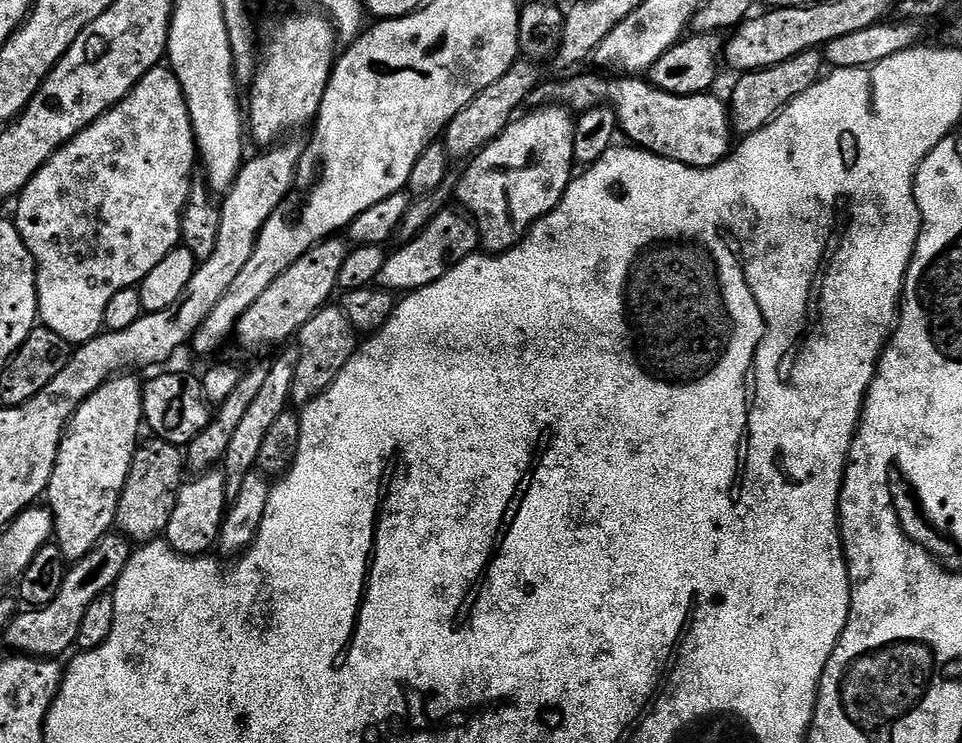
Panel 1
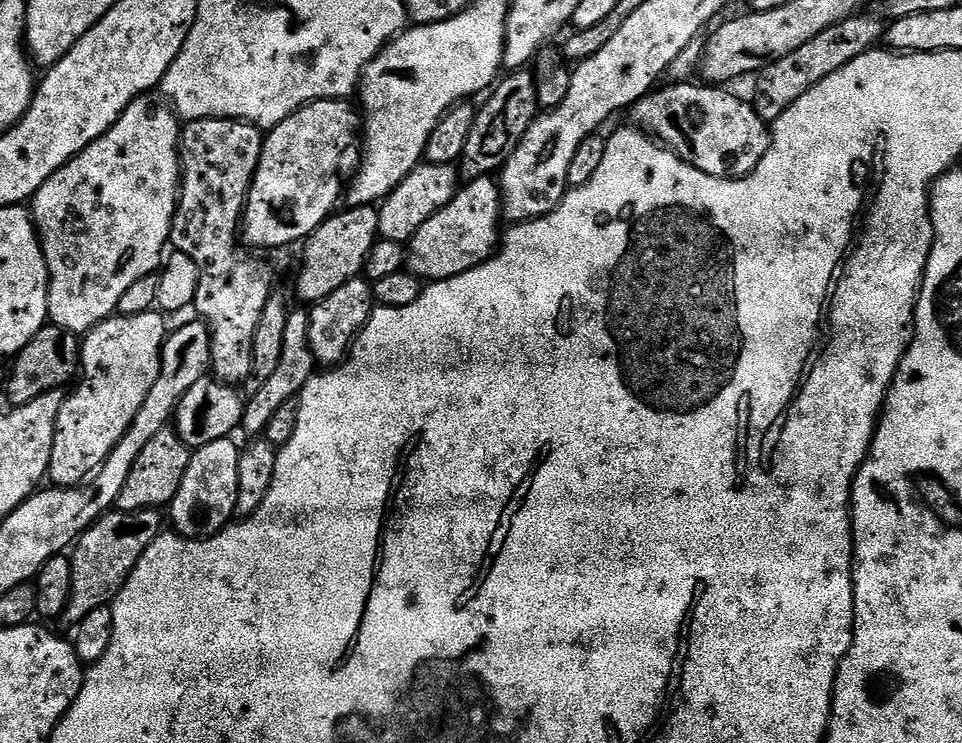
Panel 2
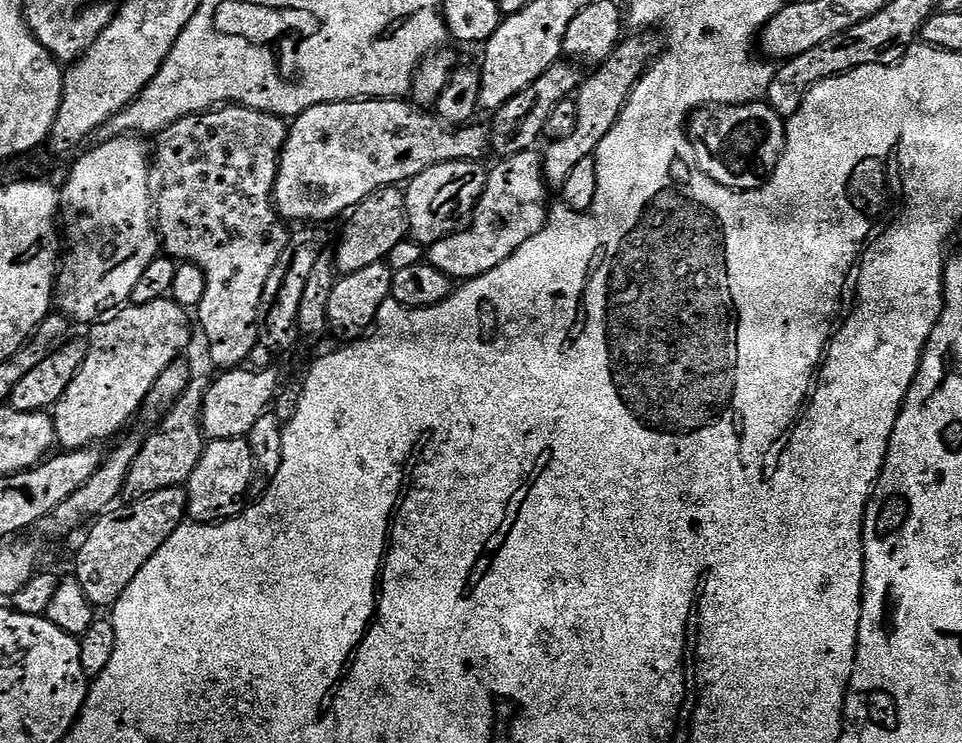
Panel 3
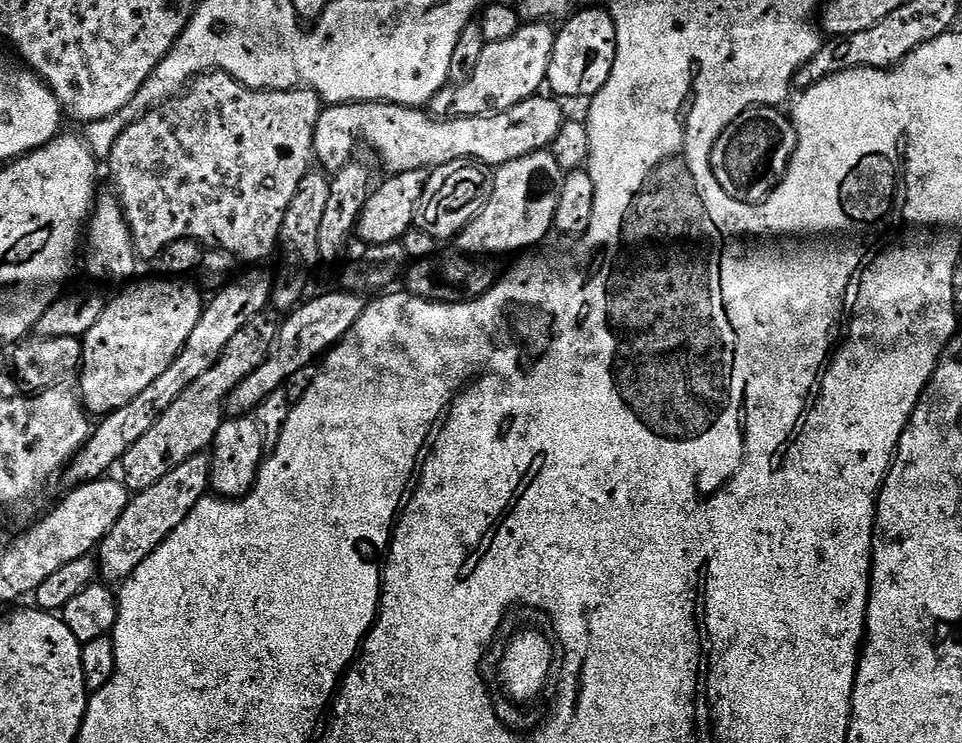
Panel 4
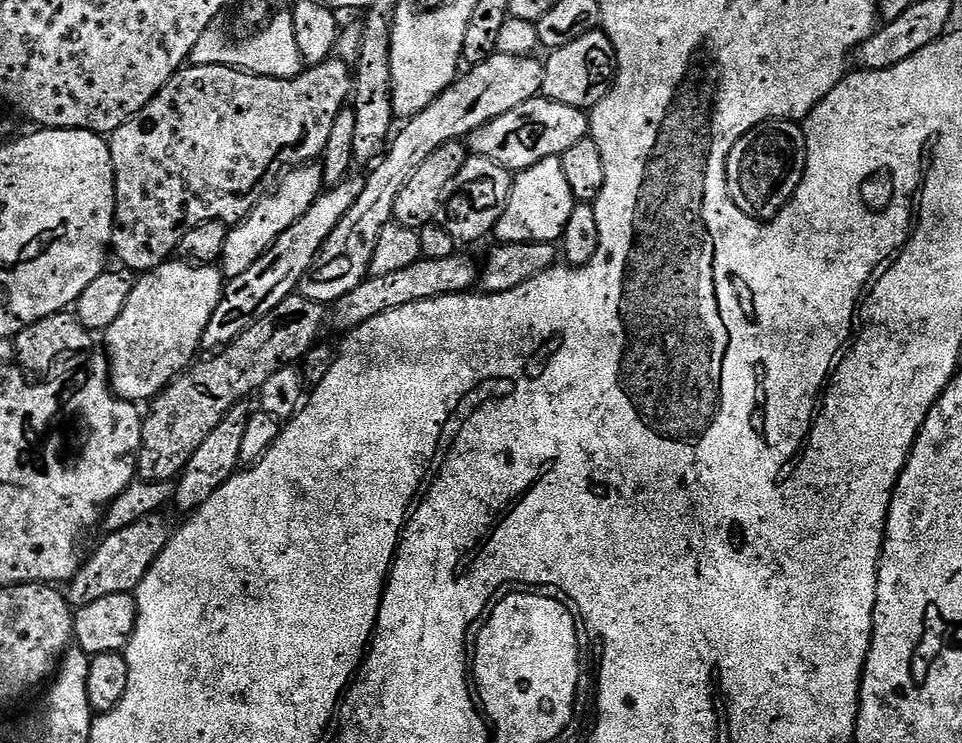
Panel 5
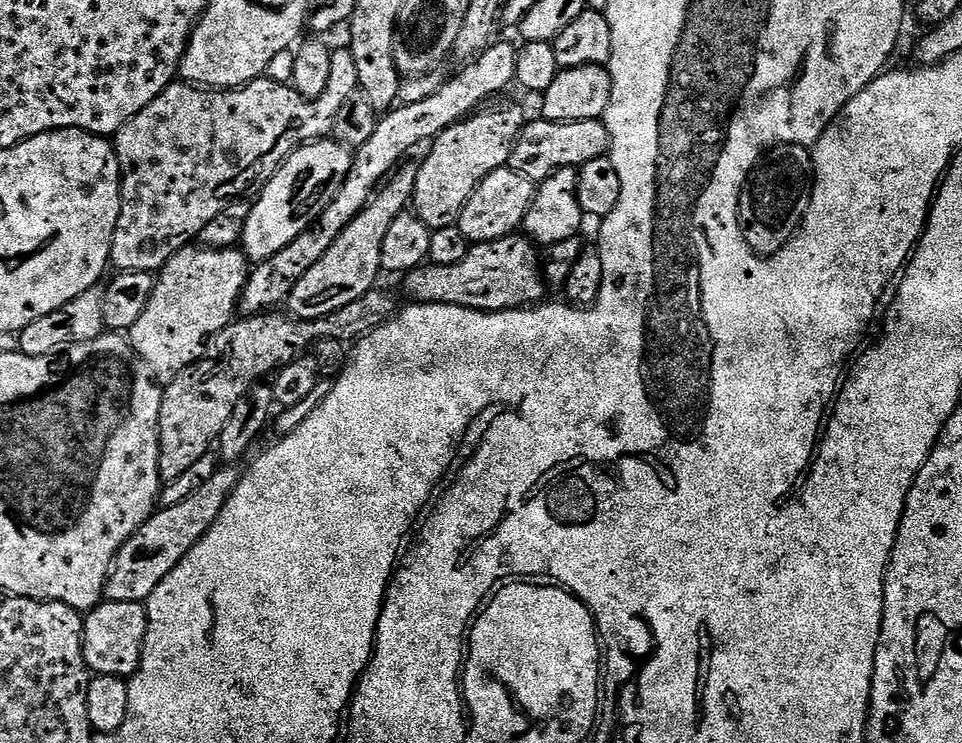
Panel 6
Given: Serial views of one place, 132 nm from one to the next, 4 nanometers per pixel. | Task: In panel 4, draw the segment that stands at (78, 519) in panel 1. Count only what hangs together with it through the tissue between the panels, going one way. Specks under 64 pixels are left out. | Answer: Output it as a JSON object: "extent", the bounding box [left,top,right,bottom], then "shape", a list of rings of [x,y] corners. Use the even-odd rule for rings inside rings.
{"extent":[78,278,205,417],"shape":[[[180,278],[155,279],[148,280],[145,284],[136,284],[133,288],[126,289],[121,296],[109,299],[104,305],[102,318],[98,318],[98,322],[94,322],[94,326],[90,326],[90,330],[82,338],[84,362],[78,376],[78,391],[85,412],[93,417],[107,417],[108,413],[126,406],[126,402],[134,402],[134,398],[138,398],[138,394],[142,394],[142,390],[146,390],[146,386],[154,382],[154,378],[166,374],[170,362],[178,358],[182,346],[186,346],[186,338],[190,338],[194,326],[198,326],[200,315],[204,313],[205,297],[200,297],[199,287],[196,289],[194,285],[188,284],[192,282],[185,282]],[[108,352],[124,352],[125,360],[119,360]]]}

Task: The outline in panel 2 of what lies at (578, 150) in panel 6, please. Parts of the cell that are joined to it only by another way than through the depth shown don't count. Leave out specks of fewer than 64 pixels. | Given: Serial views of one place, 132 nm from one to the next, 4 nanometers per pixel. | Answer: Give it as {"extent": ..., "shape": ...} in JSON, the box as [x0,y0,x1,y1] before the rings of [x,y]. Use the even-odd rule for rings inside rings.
{"extent":[244,99,362,245],"shape":[[[343,99],[305,104],[265,135],[258,170],[252,175],[248,201],[244,203],[245,245],[299,245],[337,211],[336,203],[342,200],[346,188],[343,176],[351,177],[362,163],[362,116],[348,103]]]}

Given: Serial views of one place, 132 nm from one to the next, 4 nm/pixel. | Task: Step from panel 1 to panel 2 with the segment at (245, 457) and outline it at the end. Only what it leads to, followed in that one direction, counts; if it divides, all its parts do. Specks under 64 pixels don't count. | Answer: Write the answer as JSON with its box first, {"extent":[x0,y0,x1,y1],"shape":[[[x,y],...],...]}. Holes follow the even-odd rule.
{"extent":[241,309,316,438],"shape":[[[305,309],[289,311],[285,329],[285,339],[282,342],[282,353],[278,360],[278,367],[274,374],[259,385],[254,396],[247,399],[245,403],[241,429],[250,434],[249,437],[256,438],[263,435],[269,426],[274,413],[286,401],[295,399],[311,376],[315,375],[316,363],[313,358],[313,351],[310,350],[309,342],[309,316]]]}

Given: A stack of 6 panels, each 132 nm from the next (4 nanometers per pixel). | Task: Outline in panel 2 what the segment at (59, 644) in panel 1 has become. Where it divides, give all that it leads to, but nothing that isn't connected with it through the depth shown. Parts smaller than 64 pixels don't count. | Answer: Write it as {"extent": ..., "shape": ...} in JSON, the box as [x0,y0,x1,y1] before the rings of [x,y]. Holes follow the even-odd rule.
{"extent":[62,508,160,626],"shape":[[[155,508],[137,512],[109,510],[95,524],[80,533],[79,540],[70,552],[72,589],[70,602],[62,617],[63,623],[75,626],[82,622],[82,618],[86,618],[86,614],[111,605],[128,580],[128,575],[134,570],[134,566],[138,566],[138,558],[146,554],[146,546],[150,546],[150,542],[154,542],[154,538],[160,536],[160,515]]]}

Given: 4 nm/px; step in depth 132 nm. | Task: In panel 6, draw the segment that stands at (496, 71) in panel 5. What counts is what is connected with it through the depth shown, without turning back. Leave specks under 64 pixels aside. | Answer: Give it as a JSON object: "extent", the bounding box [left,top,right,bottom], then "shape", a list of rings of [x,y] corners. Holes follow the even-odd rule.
{"extent":[286,168,416,320],"shape":[[[403,168],[373,195],[367,206],[354,218],[354,222],[350,222],[350,226],[342,230],[330,250],[326,250],[324,257],[314,262],[314,266],[310,266],[306,274],[302,274],[294,290],[288,293],[286,308],[295,319],[321,320],[323,316],[329,316],[331,312],[362,298],[362,294],[377,287],[376,275],[381,275],[382,272],[382,238],[386,238],[394,218],[398,218],[409,207],[416,181],[416,168]]]}

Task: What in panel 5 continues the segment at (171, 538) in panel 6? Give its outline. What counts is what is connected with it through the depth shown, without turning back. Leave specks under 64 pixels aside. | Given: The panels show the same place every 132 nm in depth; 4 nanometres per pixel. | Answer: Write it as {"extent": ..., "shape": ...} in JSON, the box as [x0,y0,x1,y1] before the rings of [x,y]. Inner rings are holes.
{"extent":[66,514,170,609],"shape":[[[160,514],[148,516],[125,528],[109,531],[109,536],[97,546],[96,553],[83,561],[80,571],[67,585],[66,595],[73,609],[90,606],[90,602],[98,602],[98,598],[106,598],[110,594],[135,593],[150,566],[154,566],[158,554],[162,554],[168,545],[170,527],[162,517]]]}

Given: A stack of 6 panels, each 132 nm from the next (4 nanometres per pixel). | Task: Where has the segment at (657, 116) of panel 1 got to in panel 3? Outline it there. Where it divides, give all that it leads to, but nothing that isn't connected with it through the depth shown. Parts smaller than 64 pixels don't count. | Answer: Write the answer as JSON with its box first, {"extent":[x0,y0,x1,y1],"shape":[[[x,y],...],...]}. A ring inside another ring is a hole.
{"extent":[686,102,785,192],"shape":[[[716,102],[711,106],[695,109],[686,124],[688,141],[694,146],[698,166],[707,176],[737,192],[759,188],[778,166],[784,152],[785,117],[779,116],[767,102]]]}

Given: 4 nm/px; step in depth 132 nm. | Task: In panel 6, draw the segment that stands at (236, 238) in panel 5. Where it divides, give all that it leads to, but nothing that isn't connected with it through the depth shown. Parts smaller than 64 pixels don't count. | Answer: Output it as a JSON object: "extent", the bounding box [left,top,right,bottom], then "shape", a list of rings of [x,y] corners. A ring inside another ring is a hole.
{"extent":[242,138,353,265],"shape":[[[325,138],[296,148],[284,159],[279,170],[259,189],[250,218],[246,220],[242,251],[253,265],[272,260],[278,250],[290,246],[319,221],[321,214],[334,202],[338,190],[342,190],[342,182],[346,182],[352,169],[352,158],[353,153],[344,145]]]}

